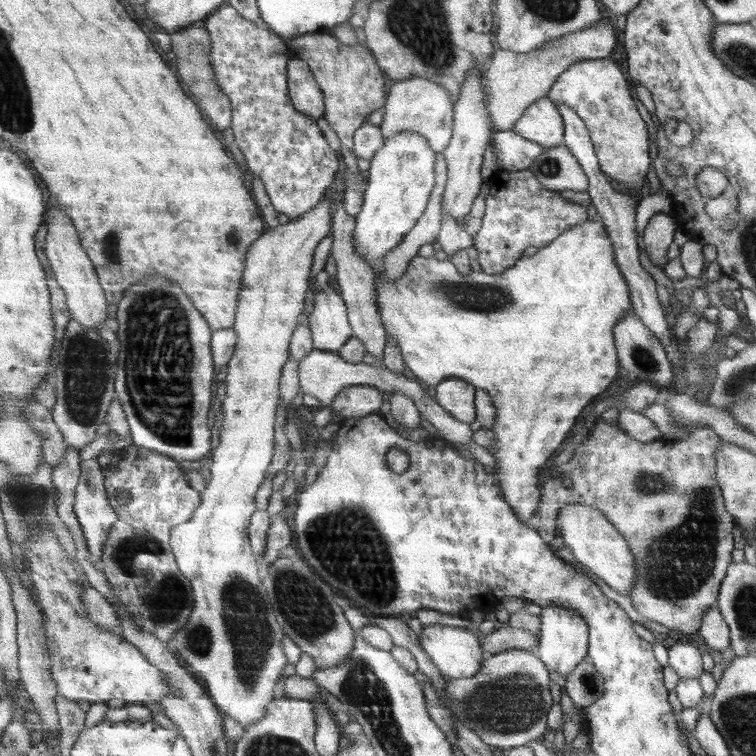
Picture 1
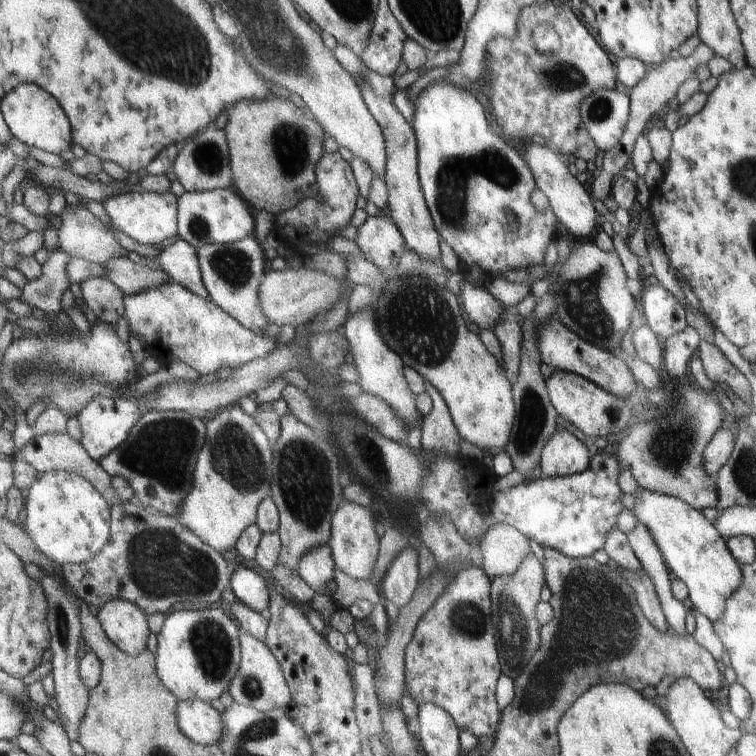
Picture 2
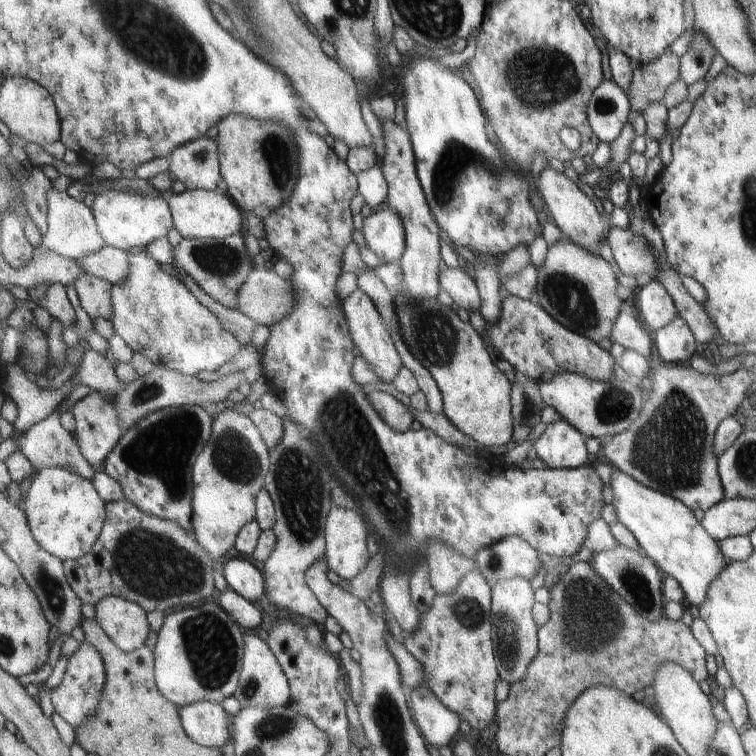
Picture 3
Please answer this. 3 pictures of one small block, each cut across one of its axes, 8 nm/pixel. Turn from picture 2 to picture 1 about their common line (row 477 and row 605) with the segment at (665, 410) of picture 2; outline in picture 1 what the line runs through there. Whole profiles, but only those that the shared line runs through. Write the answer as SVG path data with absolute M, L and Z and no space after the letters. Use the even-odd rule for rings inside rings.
M600 417L596 418L595 425L589 431L589 437L575 448L572 457L566 463L559 465L561 477L567 476L567 478L571 480L571 484L569 484L568 488L561 485L560 477L543 479L543 484L539 489L541 491L540 504L536 508L533 522L537 534L540 535L545 543L551 542L551 540L556 537L554 519L559 507L565 504L581 503L597 508L613 525L613 528L623 536L623 540L627 542L627 548L629 548L629 552L631 552L631 556L633 556L635 577L633 577L633 585L631 585L631 589L629 589L629 593L627 593L633 608L635 608L638 614L642 615L643 618L657 622L657 624L664 626L666 629L686 635L695 633L699 629L703 613L705 613L709 606L715 605L721 579L723 579L725 570L727 570L727 566L729 566L732 560L731 550L733 550L733 538L731 538L731 530L733 530L734 522L731 515L724 509L719 488L715 483L715 460L713 460L713 451L715 451L715 447L719 445L719 438L710 430L709 426L707 426L701 428L701 430L693 430L693 432L685 435L685 437L681 437L681 439L667 440L665 438L659 438L648 443L642 443L631 438L618 427L606 424Z

